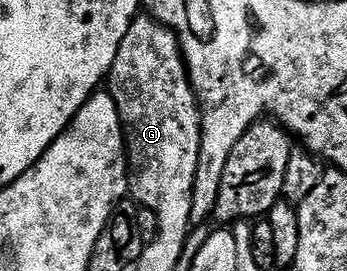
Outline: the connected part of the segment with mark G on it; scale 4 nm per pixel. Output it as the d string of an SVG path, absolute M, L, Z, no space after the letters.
M138 16L130 24L122 44L118 48L118 56L114 56L114 64L106 79L107 93L112 95L114 104L118 108L120 123L124 129L124 148L128 152L128 188L131 197L140 206L150 208L154 212L156 222L164 222L164 242L166 244L189 245L188 229L194 226L192 220L192 189L194 188L194 176L200 167L200 105L196 102L196 93L192 91L192 82L188 79L188 68L184 65L184 56L180 52L180 42L172 33L155 18L151 16Z

